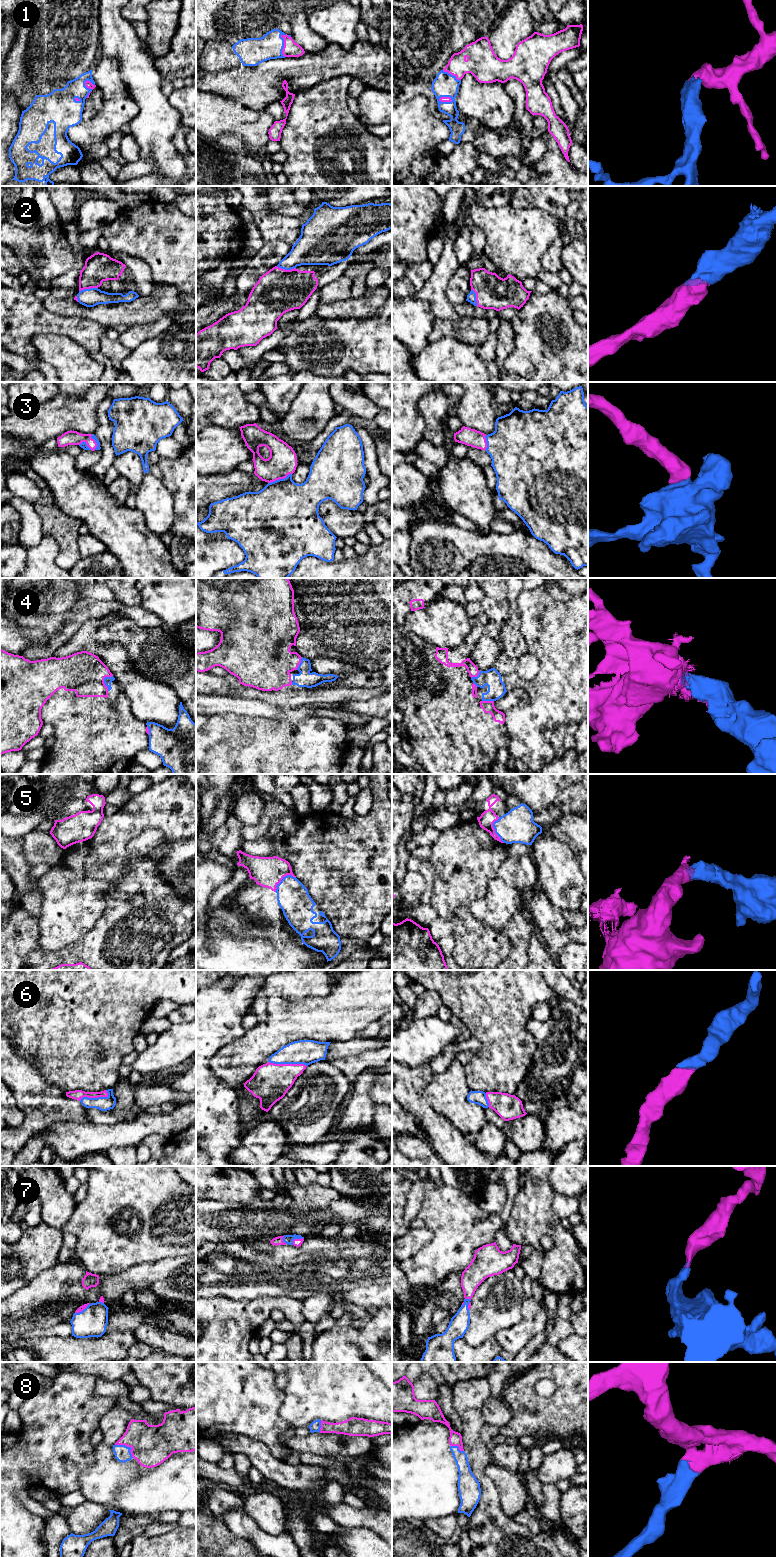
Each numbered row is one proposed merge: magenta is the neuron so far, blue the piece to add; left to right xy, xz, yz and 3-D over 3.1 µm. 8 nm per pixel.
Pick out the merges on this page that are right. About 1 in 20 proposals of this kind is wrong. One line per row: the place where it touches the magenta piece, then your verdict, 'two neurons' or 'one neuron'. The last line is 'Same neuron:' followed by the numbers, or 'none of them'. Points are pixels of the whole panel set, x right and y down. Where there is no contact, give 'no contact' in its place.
1: contact xz (284, 45); one neuron
2: contact xz (286, 270); one neuron
3: contact xz (279, 478); one neuron
4: contact xy (103, 680); one neuron
5: contact xz (282, 878); one neuron
6: contact xz (287, 1064); one neuron
7: contact xz (296, 1239); one neuron
8: contact xy (128, 1446); one neuron
Same neuron: 1, 2, 3, 4, 5, 6, 7, 8

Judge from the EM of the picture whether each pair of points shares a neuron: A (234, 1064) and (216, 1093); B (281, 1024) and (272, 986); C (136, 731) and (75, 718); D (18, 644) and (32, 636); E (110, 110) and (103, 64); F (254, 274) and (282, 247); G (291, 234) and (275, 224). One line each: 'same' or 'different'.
A: different
B: different
C: same
D: different
E: same
F: same
G: same

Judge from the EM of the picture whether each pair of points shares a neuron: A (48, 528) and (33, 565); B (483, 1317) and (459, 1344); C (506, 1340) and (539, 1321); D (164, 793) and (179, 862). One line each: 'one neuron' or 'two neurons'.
A: two neurons
B: two neurons
C: one neuron
D: two neurons

